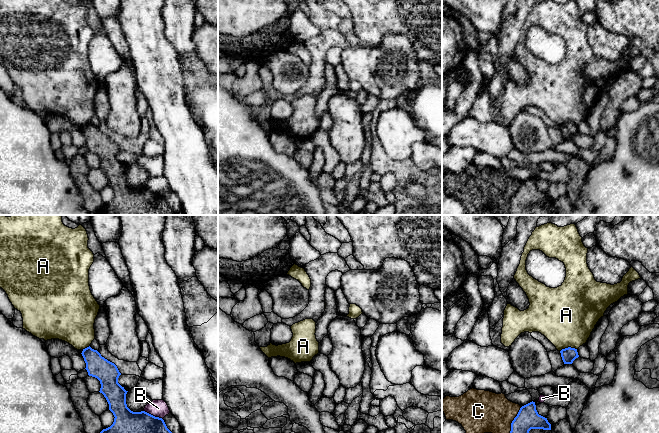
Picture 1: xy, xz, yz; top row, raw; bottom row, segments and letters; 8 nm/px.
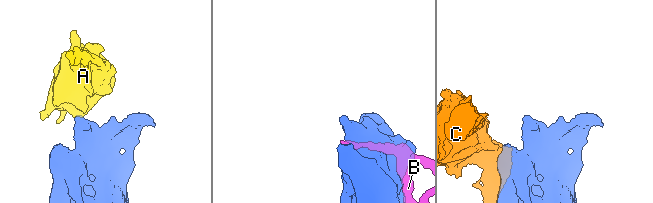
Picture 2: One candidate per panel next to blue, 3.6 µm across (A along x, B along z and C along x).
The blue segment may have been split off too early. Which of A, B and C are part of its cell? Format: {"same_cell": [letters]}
{"same_cell": []}

